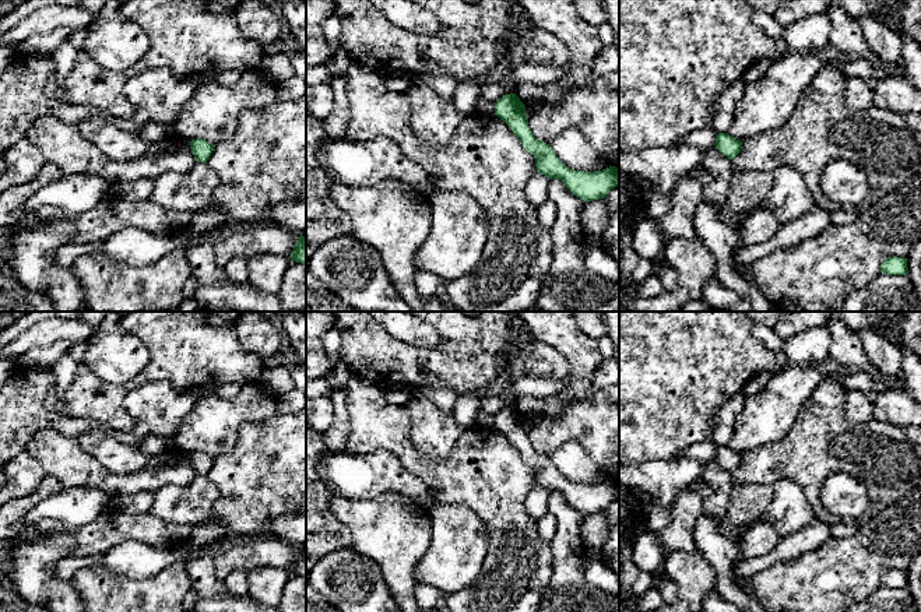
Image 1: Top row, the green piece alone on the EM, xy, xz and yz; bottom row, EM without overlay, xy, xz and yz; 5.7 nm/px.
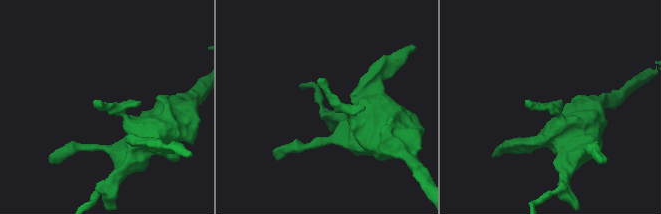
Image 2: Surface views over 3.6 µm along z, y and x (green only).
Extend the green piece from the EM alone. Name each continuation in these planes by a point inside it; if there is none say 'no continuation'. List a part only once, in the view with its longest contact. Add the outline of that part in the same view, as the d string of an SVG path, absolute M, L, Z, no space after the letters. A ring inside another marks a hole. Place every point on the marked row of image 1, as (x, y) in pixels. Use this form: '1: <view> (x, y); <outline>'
no continuation

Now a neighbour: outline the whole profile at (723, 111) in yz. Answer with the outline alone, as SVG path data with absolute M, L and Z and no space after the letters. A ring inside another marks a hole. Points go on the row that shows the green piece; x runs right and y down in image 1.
M738 80L737 82L727 87L723 95L718 98L713 108L713 124L711 127L717 133L727 133L734 116L734 109L737 102L742 98L745 92L746 82Z

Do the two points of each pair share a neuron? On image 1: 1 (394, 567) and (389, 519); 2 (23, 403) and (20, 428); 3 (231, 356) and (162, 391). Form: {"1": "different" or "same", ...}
{"1": "same", "2": "same", "3": "different"}

